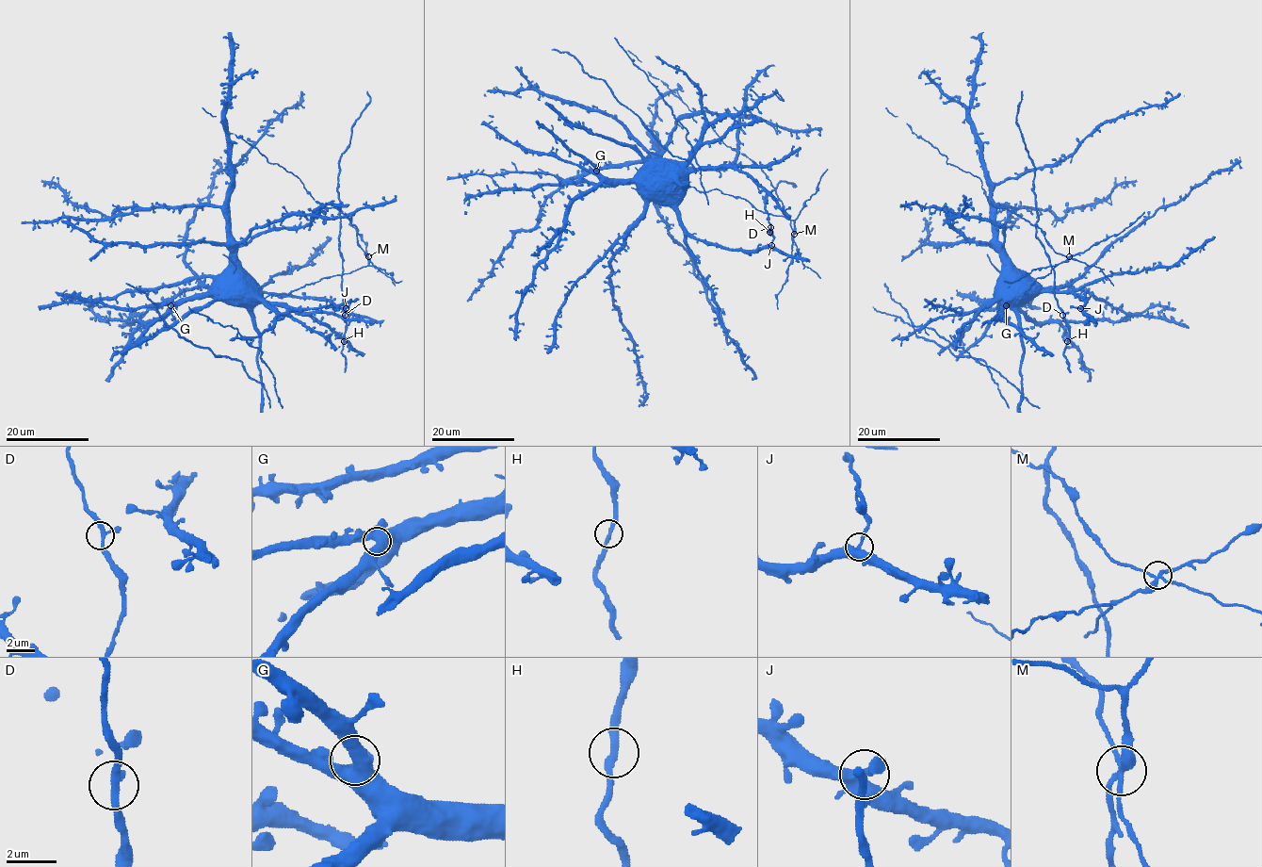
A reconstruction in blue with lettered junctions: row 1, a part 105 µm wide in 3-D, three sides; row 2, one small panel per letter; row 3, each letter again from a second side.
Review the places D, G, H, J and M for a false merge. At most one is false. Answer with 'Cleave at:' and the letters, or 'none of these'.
Cleave at: M

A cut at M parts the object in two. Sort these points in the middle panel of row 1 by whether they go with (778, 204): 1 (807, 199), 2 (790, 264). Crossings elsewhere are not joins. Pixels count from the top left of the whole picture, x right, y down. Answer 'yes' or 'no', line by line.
1: no
2: no

